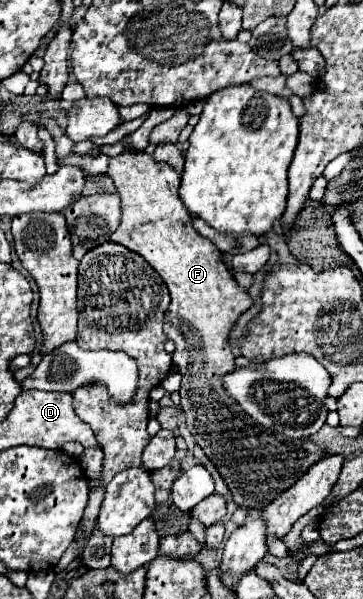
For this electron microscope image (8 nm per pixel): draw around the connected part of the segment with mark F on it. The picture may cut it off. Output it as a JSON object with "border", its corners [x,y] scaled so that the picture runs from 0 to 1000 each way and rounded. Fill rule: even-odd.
{"border":[[[342,250],[336,257],[303,264],[292,294],[314,301],[314,311],[325,314],[336,334],[336,371],[303,401],[347,411],[353,417],[380,421],[441,457],[474,494],[463,524],[452,528],[452,558],[485,574],[474,601],[501,624],[496,674],[512,691],[518,718],[529,721],[540,741],[556,745],[567,761],[584,768],[584,775],[623,801],[628,815],[639,818],[645,838],[678,851],[727,848],[782,818],[793,818],[865,771],[876,771],[893,761],[887,745],[854,735],[799,735],[760,725],[755,718],[711,711],[678,688],[667,688],[667,681],[656,681],[656,674],[612,648],[601,628],[628,624],[650,614],[645,611],[650,594],[634,588],[628,578],[628,554],[650,538],[650,531],[694,511],[694,501],[683,487],[645,471],[639,457],[628,454],[628,447],[606,431],[606,417],[573,397],[556,397],[534,384],[529,361],[512,354],[490,327],[496,290],[474,277],[430,270],[397,250]]]}

